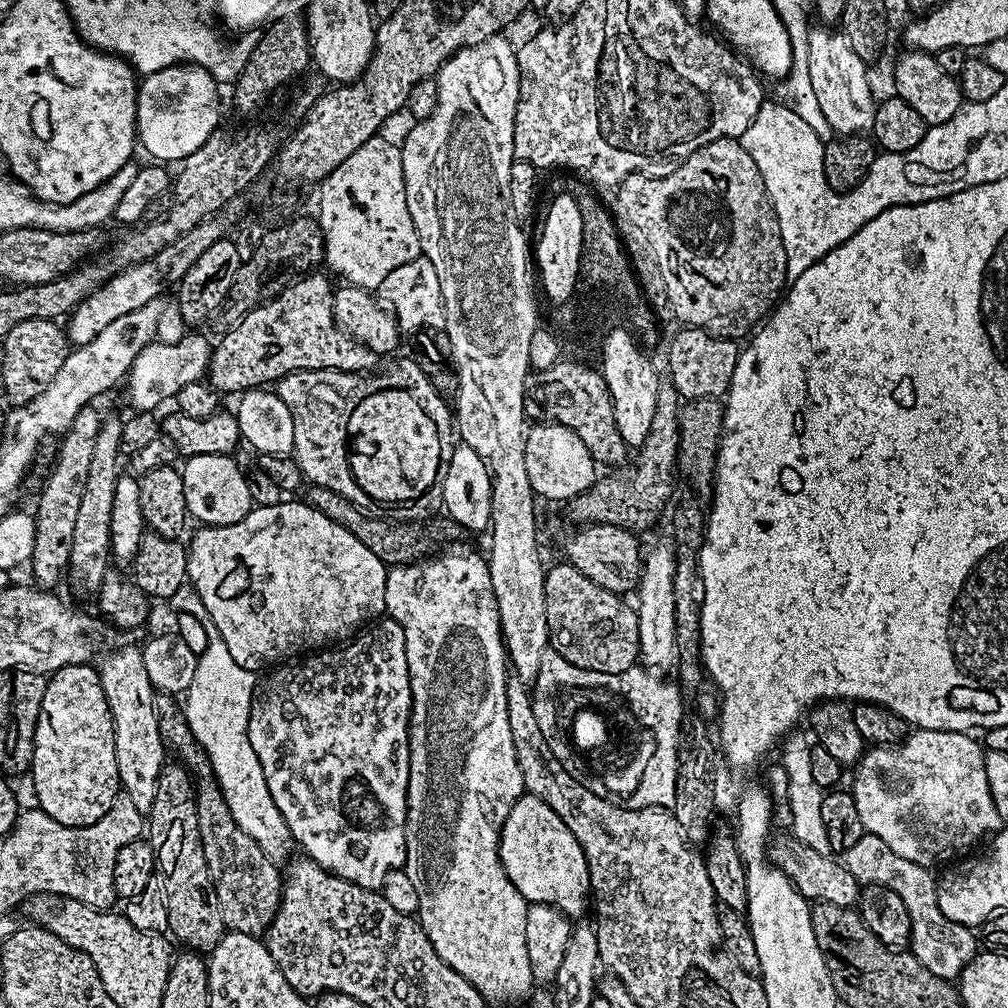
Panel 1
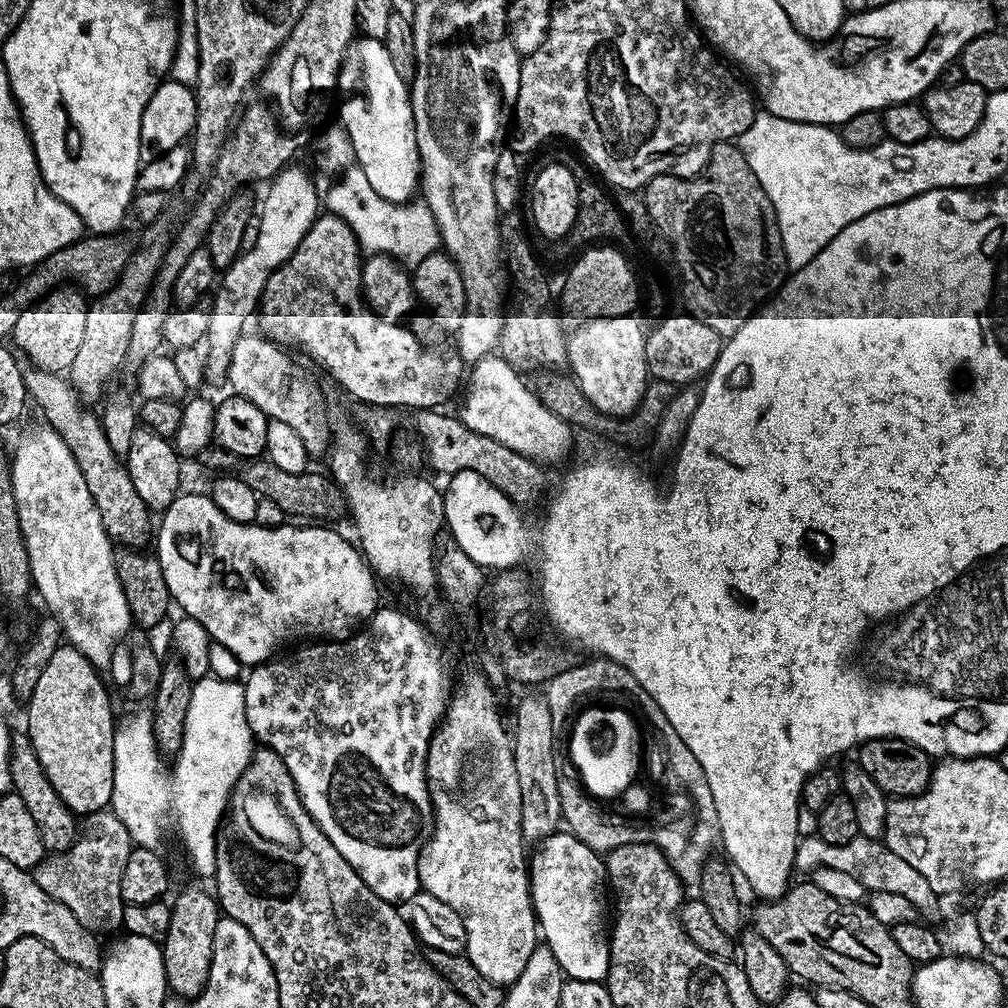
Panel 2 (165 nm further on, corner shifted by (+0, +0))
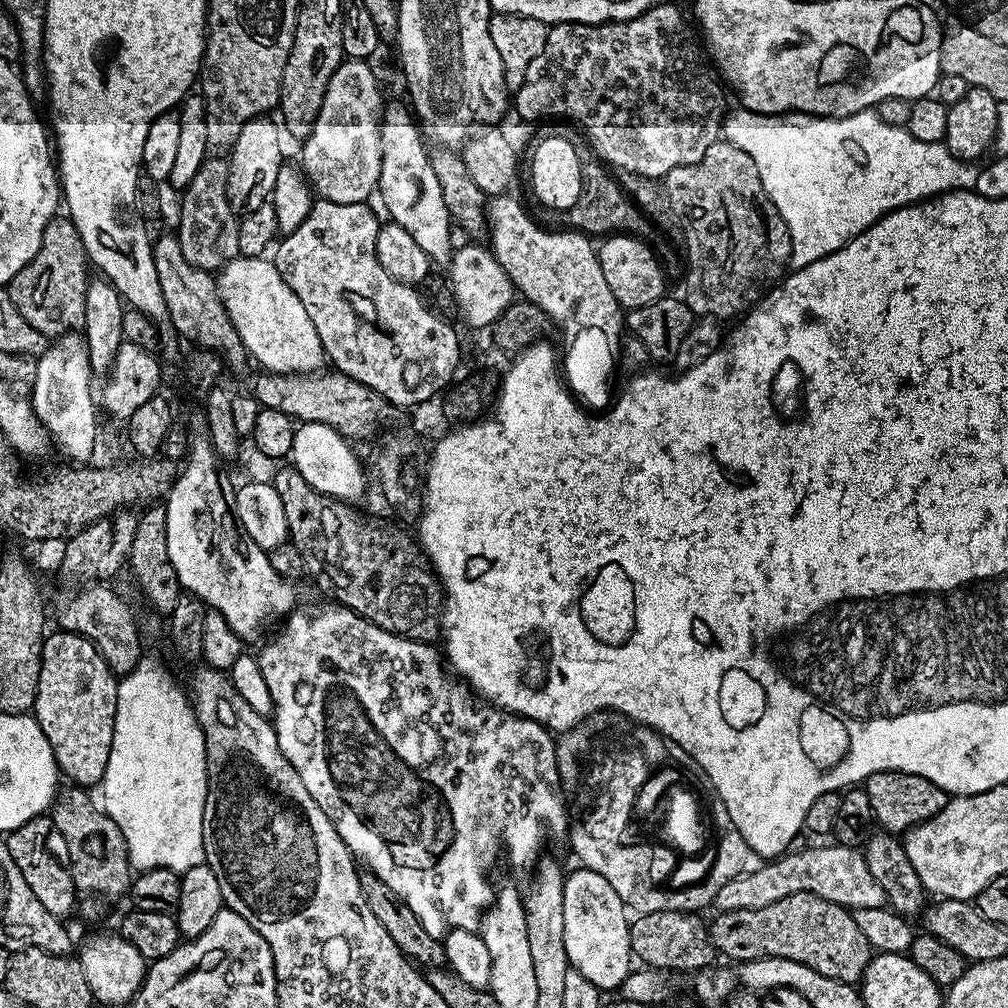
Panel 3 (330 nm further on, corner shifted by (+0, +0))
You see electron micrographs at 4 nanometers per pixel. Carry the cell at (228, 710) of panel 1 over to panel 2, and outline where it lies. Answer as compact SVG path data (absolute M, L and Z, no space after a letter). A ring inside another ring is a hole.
M209 674L192 685L184 741L174 757L176 765L169 780L152 733L151 715L147 711L136 712L117 727L111 811L132 835L133 845L159 849L169 808L176 819L180 840L192 859L193 870L200 876L211 877L216 870L218 829L231 801L232 788L248 769L253 751L254 737L246 722L243 683L239 679L219 680Z

